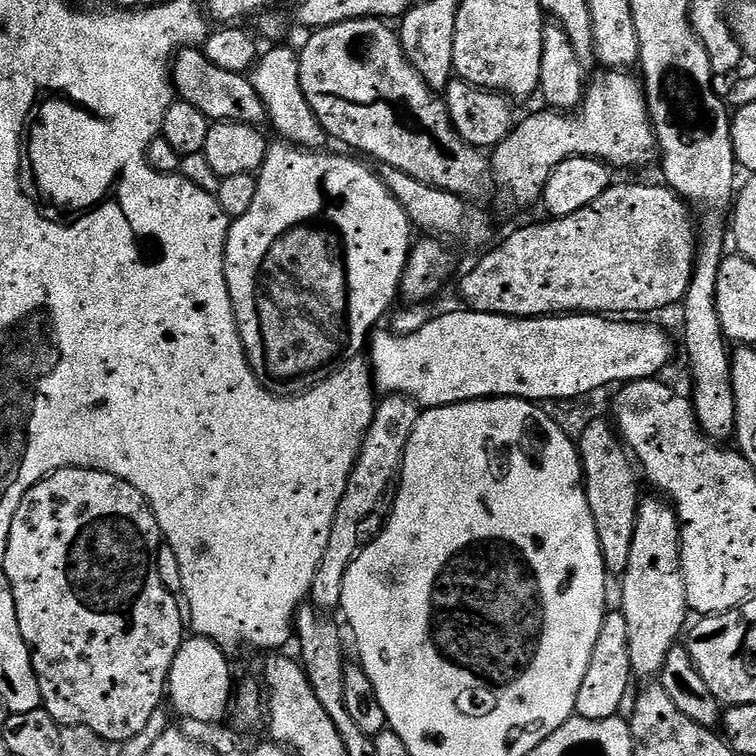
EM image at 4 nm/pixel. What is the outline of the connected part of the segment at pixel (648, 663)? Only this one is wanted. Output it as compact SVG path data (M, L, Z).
M641 499L634 526L634 542L630 546L630 562L622 577L624 585L620 588L620 604L618 604L619 611L623 612L626 618L626 631L630 637L630 666L632 675L636 678L659 677L666 654L677 645L679 640L676 639L679 636L681 639L686 628L684 619L690 616L684 572L680 569L680 519L676 517L675 508L667 499L655 499Z

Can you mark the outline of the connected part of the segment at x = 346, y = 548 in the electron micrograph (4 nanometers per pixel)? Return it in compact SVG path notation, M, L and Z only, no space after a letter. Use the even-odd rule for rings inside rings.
M388 394L377 403L376 413L370 422L370 430L364 435L360 453L346 482L346 494L342 494L342 502L338 502L334 522L330 526L330 542L326 546L326 554L322 554L318 574L314 574L310 600L317 609L340 608L344 579L362 547L360 527L363 526L364 519L379 506L384 491L391 484L393 487L400 471L400 464L404 460L408 439L420 414L421 409L409 396Z

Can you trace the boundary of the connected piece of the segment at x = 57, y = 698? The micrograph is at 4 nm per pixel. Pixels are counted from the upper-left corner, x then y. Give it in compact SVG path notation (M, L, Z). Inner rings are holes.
M60 468L50 473L46 479L38 481L22 498L10 526L6 554L2 557L2 570L10 578L14 606L18 606L18 626L22 626L22 638L26 638L32 655L38 690L42 690L42 706L55 718L57 724L85 724L103 740L120 746L142 734L150 718L157 715L159 708L156 707L160 700L162 704L166 696L170 666L186 639L186 616L181 601L170 590L166 590L166 586L162 586L162 578L158 578L156 552L161 543L160 527L152 509L148 507L148 499L138 494L130 482L109 472L100 472L96 468Z

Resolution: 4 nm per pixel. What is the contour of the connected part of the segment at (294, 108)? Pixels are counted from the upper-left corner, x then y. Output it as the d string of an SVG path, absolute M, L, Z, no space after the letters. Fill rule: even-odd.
M272 46L268 53L261 55L256 63L250 69L250 79L254 90L258 94L258 98L262 98L262 106L264 107L264 115L267 123L272 123L272 128L277 132L281 141L289 144L295 144L305 150L324 150L329 147L330 137L328 131L321 126L318 118L314 114L314 110L310 110L310 102L306 102L306 94L302 94L302 82L300 81L300 54L294 47L292 48L276 48L280 46Z

